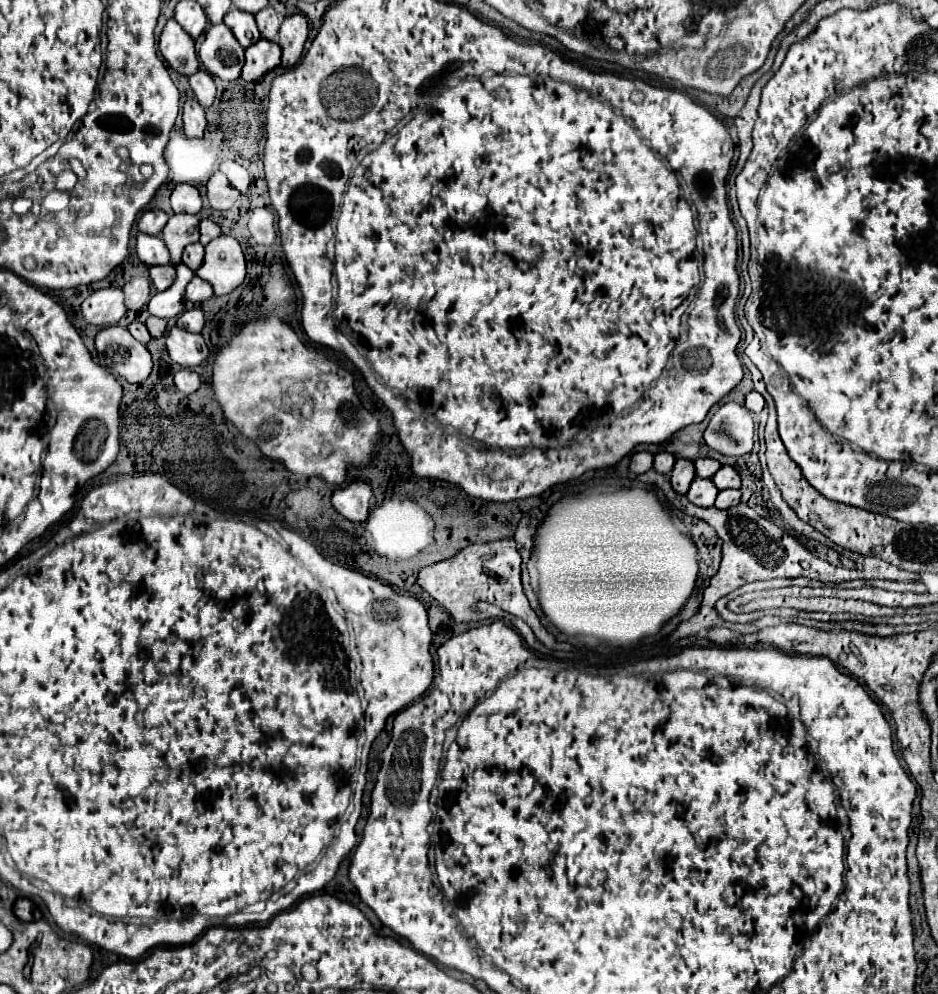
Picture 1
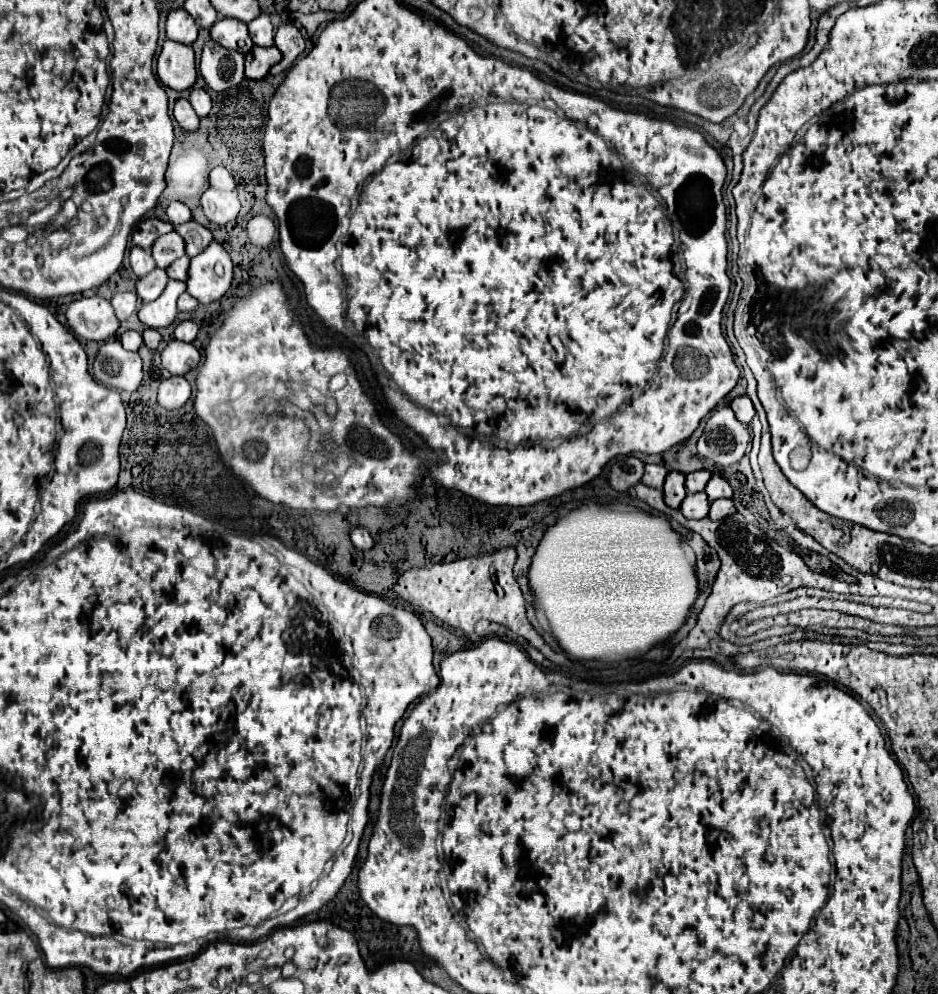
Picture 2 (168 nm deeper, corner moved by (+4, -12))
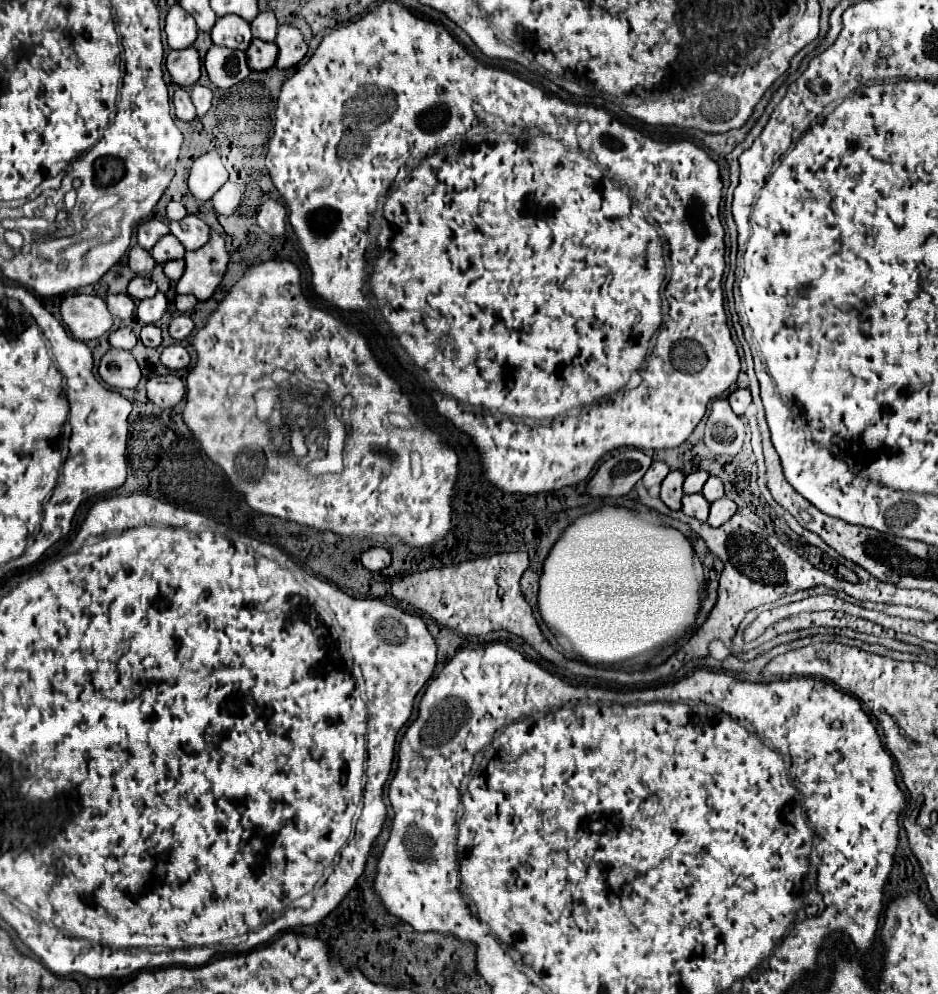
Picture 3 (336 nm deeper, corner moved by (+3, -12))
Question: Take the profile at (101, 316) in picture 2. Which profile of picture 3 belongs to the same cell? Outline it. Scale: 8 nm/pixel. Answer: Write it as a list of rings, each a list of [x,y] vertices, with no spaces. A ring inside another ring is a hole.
[[[67,295],[61,303],[61,317],[69,333],[79,341],[97,339],[113,325],[105,301],[95,295]]]

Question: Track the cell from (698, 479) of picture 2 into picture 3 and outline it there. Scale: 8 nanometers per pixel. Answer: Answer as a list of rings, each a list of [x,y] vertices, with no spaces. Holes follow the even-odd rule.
[[[695,471],[695,473],[689,473],[685,477],[685,483],[683,483],[683,491],[685,493],[699,493],[705,485],[705,481],[709,479],[709,473],[707,471]]]

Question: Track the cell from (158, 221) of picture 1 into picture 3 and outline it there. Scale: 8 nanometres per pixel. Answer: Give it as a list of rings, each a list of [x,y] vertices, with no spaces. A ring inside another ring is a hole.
[[[149,219],[145,223],[141,223],[137,227],[137,243],[143,247],[143,249],[153,249],[153,245],[165,237],[169,233],[169,225],[159,221],[159,219]]]

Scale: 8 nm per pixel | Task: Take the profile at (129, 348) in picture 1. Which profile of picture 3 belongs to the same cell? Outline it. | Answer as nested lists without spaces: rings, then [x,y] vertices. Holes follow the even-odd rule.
[[[109,349],[99,363],[99,377],[115,389],[133,389],[141,381],[141,369],[131,351]]]

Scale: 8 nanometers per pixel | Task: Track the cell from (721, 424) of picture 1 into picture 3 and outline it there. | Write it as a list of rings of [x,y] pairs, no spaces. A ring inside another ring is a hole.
[[[715,399],[711,405],[711,413],[707,417],[707,427],[705,427],[705,445],[711,453],[715,455],[737,455],[743,447],[743,439],[745,439],[745,425],[743,419],[737,417],[729,405],[727,399]]]

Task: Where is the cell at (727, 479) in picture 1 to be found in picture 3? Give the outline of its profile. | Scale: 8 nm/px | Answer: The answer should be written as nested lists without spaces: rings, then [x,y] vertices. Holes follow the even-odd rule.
[[[709,477],[707,479],[707,483],[703,485],[703,497],[709,501],[709,503],[713,503],[713,501],[717,501],[717,499],[721,499],[725,493],[723,493],[723,483],[721,483],[721,479],[717,479],[717,477]]]

